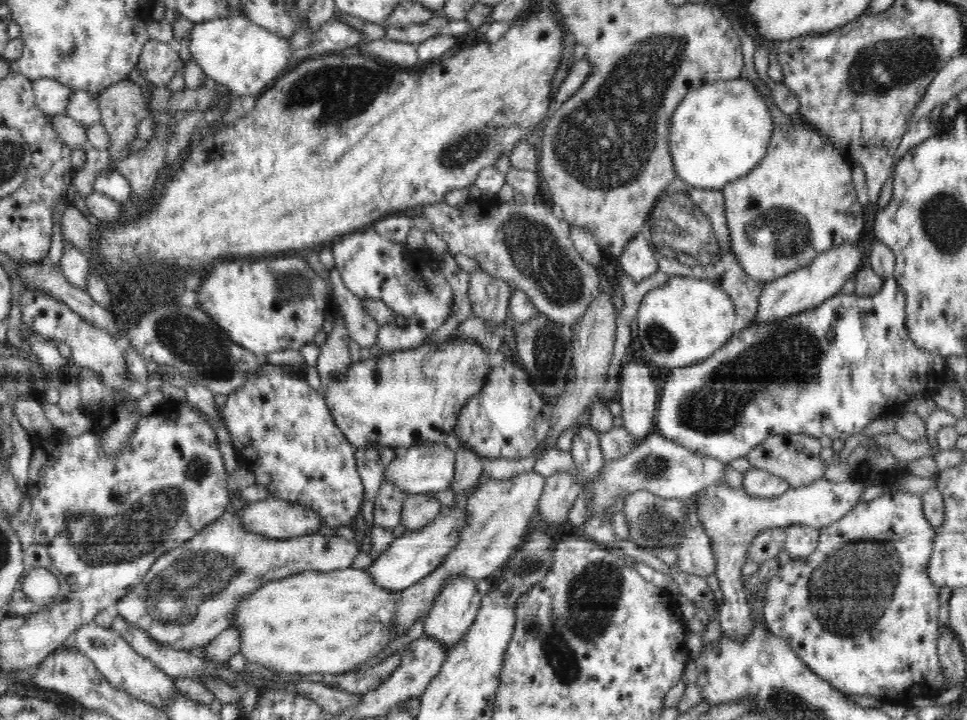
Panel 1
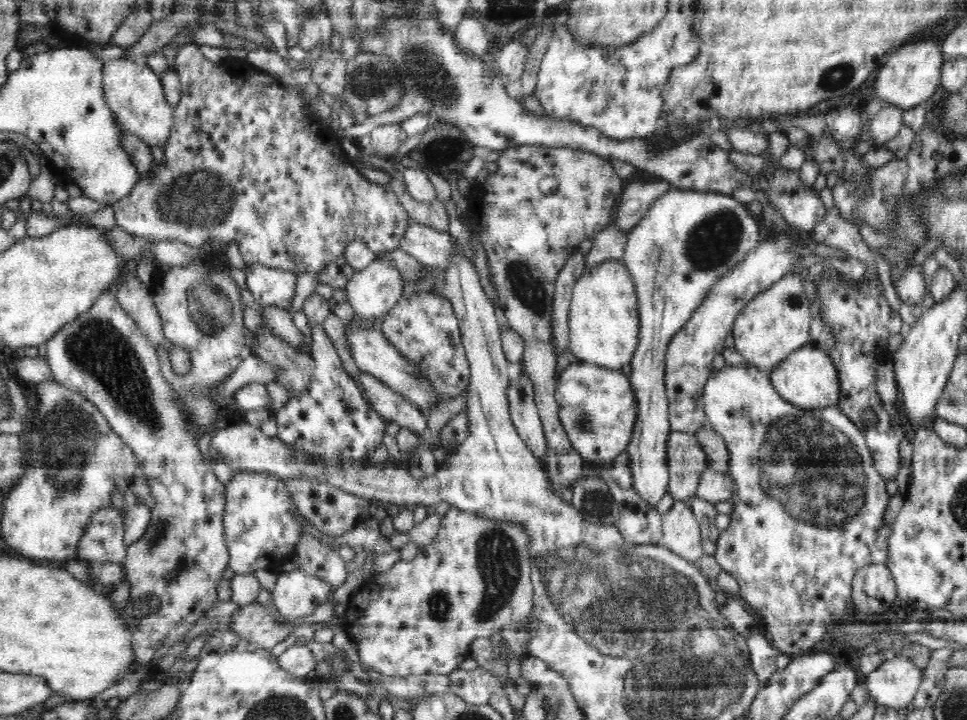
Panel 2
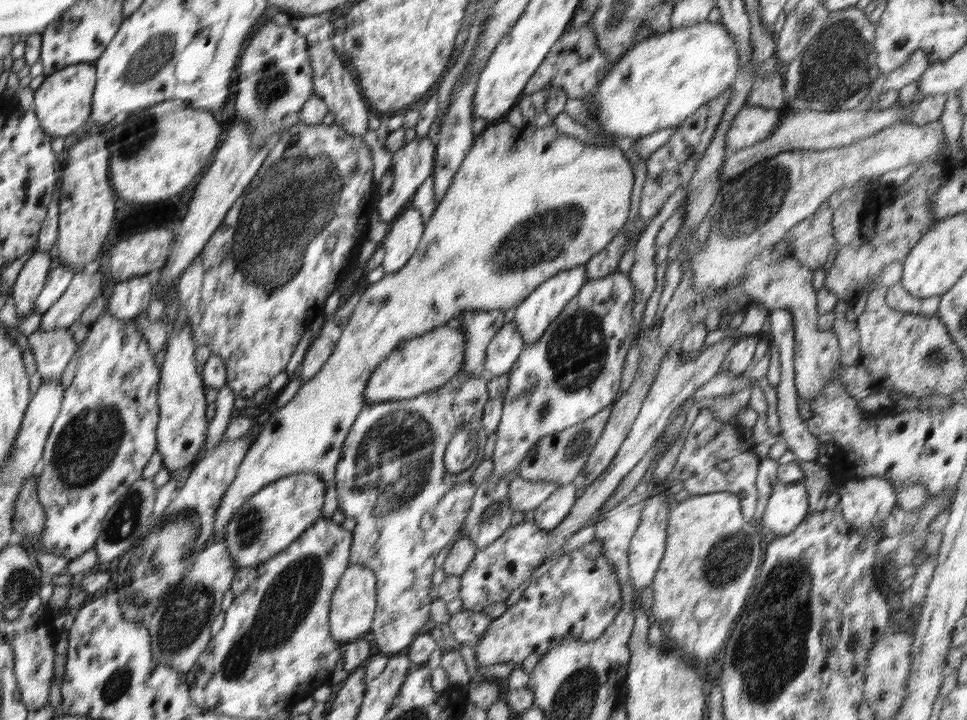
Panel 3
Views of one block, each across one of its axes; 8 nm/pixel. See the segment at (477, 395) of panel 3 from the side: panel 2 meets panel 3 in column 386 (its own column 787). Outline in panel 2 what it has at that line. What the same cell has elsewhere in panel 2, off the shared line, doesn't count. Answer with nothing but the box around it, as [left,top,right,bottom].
[702,364,891,656]

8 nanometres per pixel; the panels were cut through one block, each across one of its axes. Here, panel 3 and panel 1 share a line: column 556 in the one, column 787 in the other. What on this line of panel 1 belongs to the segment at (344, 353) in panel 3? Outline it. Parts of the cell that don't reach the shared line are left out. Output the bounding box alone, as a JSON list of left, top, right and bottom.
[722,124,864,284]

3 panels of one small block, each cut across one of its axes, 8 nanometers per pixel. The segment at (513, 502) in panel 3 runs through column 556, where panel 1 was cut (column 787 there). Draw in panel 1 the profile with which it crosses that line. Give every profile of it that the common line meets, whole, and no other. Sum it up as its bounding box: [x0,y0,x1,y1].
[742,468,791,498]

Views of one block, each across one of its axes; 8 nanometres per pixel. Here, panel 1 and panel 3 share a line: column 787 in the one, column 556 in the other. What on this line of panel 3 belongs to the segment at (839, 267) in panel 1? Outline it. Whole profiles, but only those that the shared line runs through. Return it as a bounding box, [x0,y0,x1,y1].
[513,266,586,346]

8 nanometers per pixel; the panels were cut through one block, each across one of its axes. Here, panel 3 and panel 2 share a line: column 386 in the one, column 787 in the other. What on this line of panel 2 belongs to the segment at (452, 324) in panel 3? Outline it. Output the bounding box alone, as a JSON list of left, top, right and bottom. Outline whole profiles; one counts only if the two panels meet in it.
[769,343,840,409]

